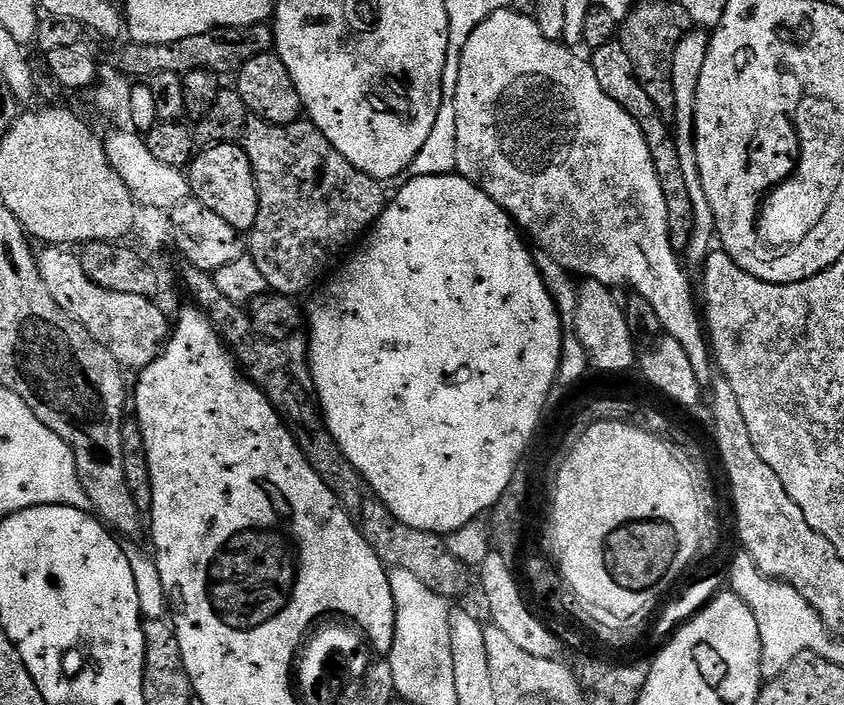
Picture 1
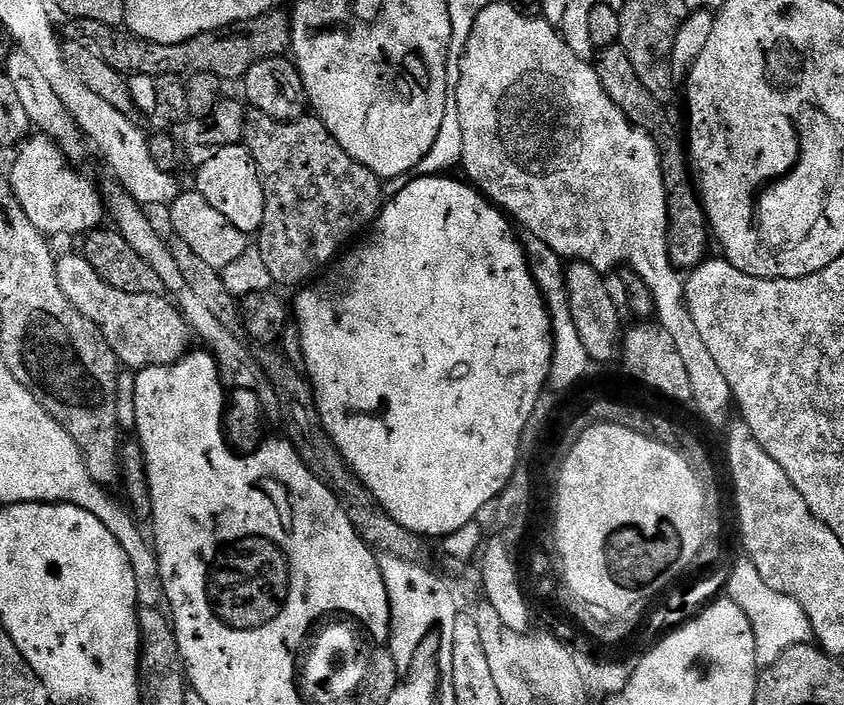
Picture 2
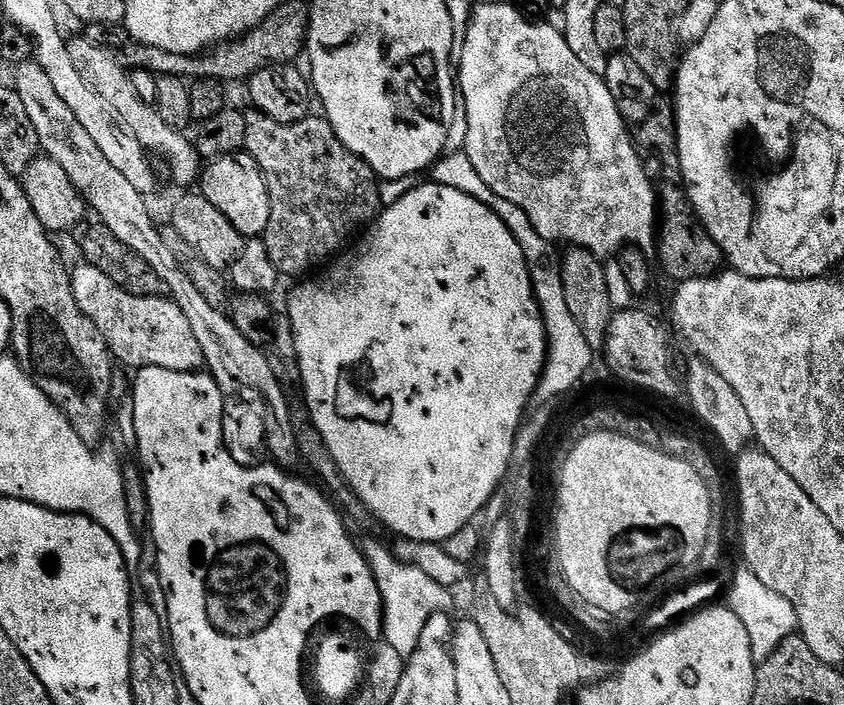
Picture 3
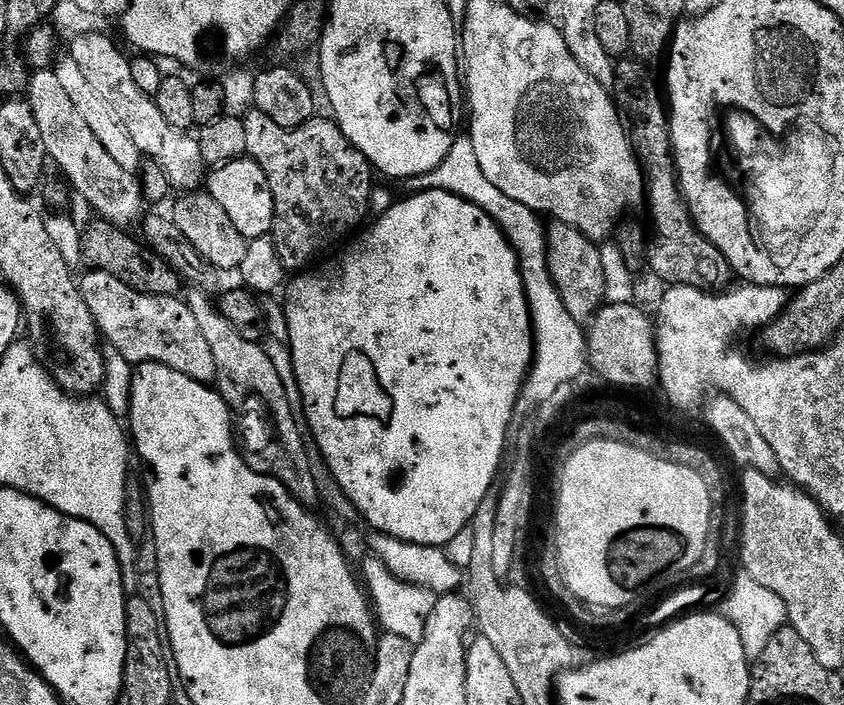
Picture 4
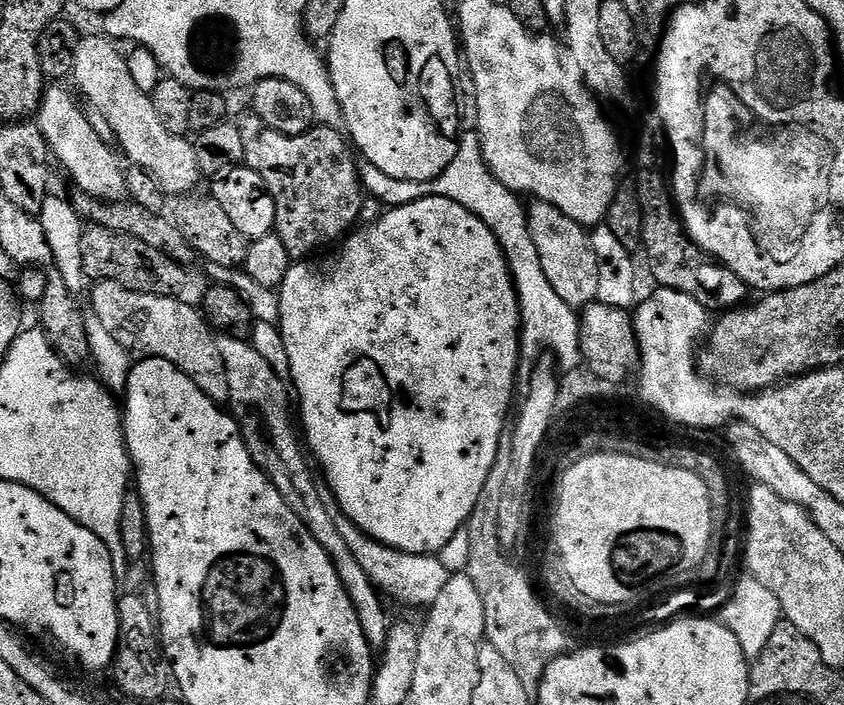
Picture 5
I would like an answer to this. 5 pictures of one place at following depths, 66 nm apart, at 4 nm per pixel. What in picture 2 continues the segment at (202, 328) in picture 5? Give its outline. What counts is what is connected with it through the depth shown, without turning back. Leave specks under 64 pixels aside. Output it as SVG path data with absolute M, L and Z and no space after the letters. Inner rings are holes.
M82 254L60 256L56 261L56 277L62 294L104 336L114 350L117 361L125 369L164 368L176 364L190 351L190 329L171 299L154 294L126 294L102 279Z

